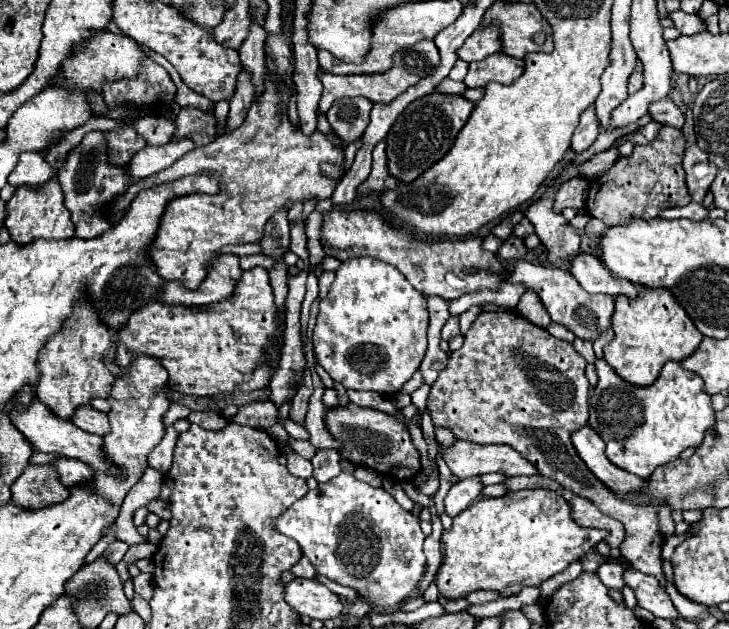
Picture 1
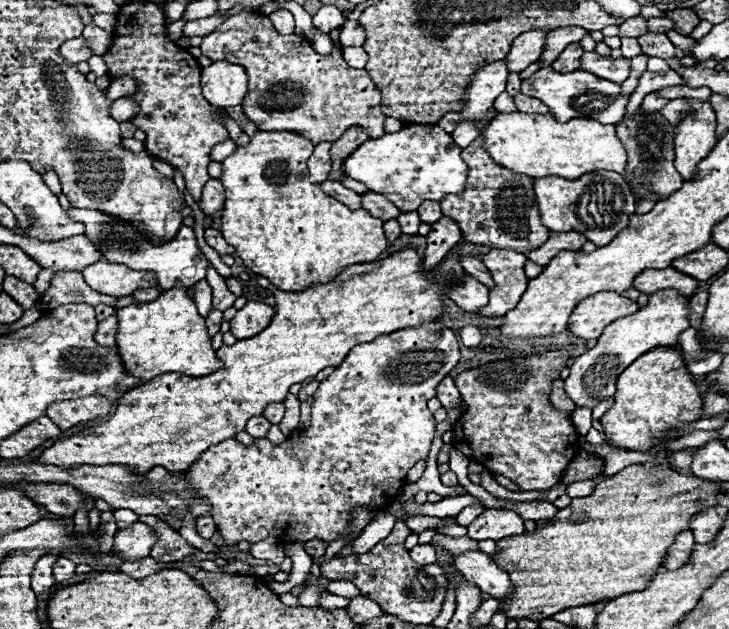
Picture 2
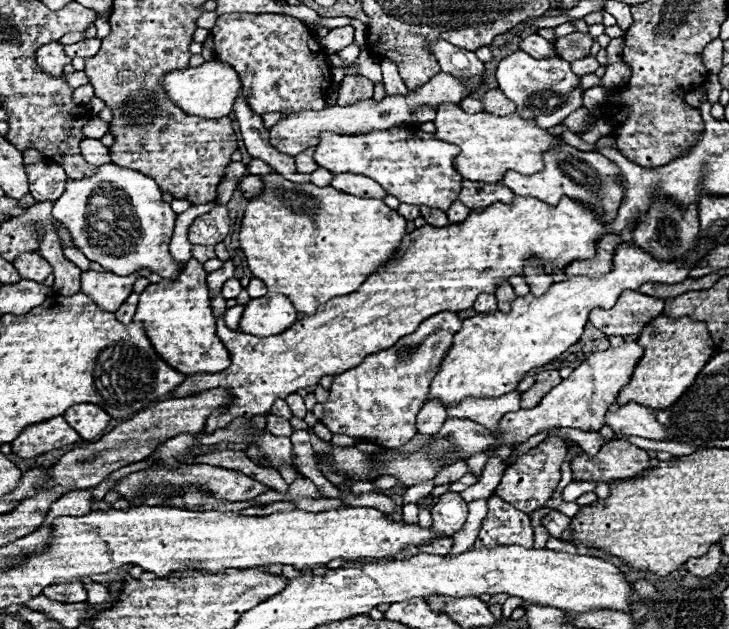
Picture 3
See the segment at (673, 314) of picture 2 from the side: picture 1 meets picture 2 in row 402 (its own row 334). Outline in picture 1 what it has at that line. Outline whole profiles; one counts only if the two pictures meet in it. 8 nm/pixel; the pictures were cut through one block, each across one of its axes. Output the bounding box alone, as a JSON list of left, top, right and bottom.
[506,260,614,340]

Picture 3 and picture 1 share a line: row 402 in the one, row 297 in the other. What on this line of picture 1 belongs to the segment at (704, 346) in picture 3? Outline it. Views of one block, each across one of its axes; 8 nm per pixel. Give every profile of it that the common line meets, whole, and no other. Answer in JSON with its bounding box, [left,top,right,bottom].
[604,288,702,386]

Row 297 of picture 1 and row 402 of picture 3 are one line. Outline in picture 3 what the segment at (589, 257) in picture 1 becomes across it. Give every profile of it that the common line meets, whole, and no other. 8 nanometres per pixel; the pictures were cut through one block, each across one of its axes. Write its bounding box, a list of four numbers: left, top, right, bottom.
[604,402,668,440]

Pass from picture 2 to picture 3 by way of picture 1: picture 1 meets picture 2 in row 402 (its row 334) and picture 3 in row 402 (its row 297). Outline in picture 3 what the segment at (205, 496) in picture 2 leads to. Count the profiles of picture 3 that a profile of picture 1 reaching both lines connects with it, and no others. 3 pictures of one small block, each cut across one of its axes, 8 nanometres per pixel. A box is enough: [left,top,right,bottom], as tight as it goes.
[322,312,462,448]

